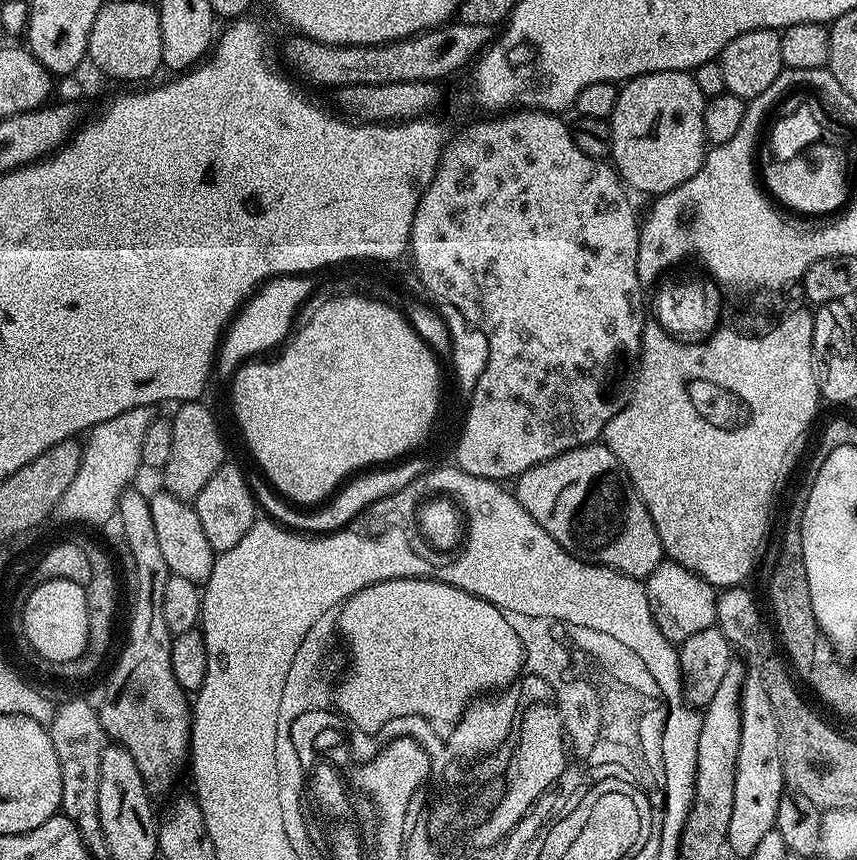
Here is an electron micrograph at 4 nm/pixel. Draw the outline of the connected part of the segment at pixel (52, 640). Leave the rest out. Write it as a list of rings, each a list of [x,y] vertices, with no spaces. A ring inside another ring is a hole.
[[[66,580],[44,581],[23,608],[20,628],[28,644],[49,665],[76,660],[88,649],[88,615],[84,586]]]

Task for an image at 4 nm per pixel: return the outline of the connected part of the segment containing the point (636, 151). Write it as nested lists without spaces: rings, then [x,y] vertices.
[[[651,72],[635,76],[616,93],[616,105],[610,117],[612,125],[611,163],[621,181],[633,193],[649,192],[655,198],[682,186],[704,166],[706,141],[704,139],[704,106],[706,98],[686,72]]]

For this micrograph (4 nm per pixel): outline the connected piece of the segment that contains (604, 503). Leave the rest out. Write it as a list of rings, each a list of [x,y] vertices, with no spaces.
[[[602,442],[587,444],[574,450],[566,450],[530,470],[526,470],[514,481],[516,501],[572,556],[579,556],[594,564],[604,564],[607,568],[618,570],[622,574],[643,581],[665,559],[664,547],[654,530],[654,522],[634,490],[630,478],[622,470],[618,458]]]

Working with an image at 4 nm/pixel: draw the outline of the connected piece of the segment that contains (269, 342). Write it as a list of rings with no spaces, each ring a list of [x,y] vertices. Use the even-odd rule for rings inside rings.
[[[293,274],[291,276],[278,276],[263,285],[237,311],[226,335],[222,340],[222,347],[218,352],[218,368],[227,374],[235,373],[241,364],[249,358],[259,357],[267,348],[275,349],[283,345],[289,339],[293,329],[297,313],[306,303],[314,292],[312,284],[307,275]]]

